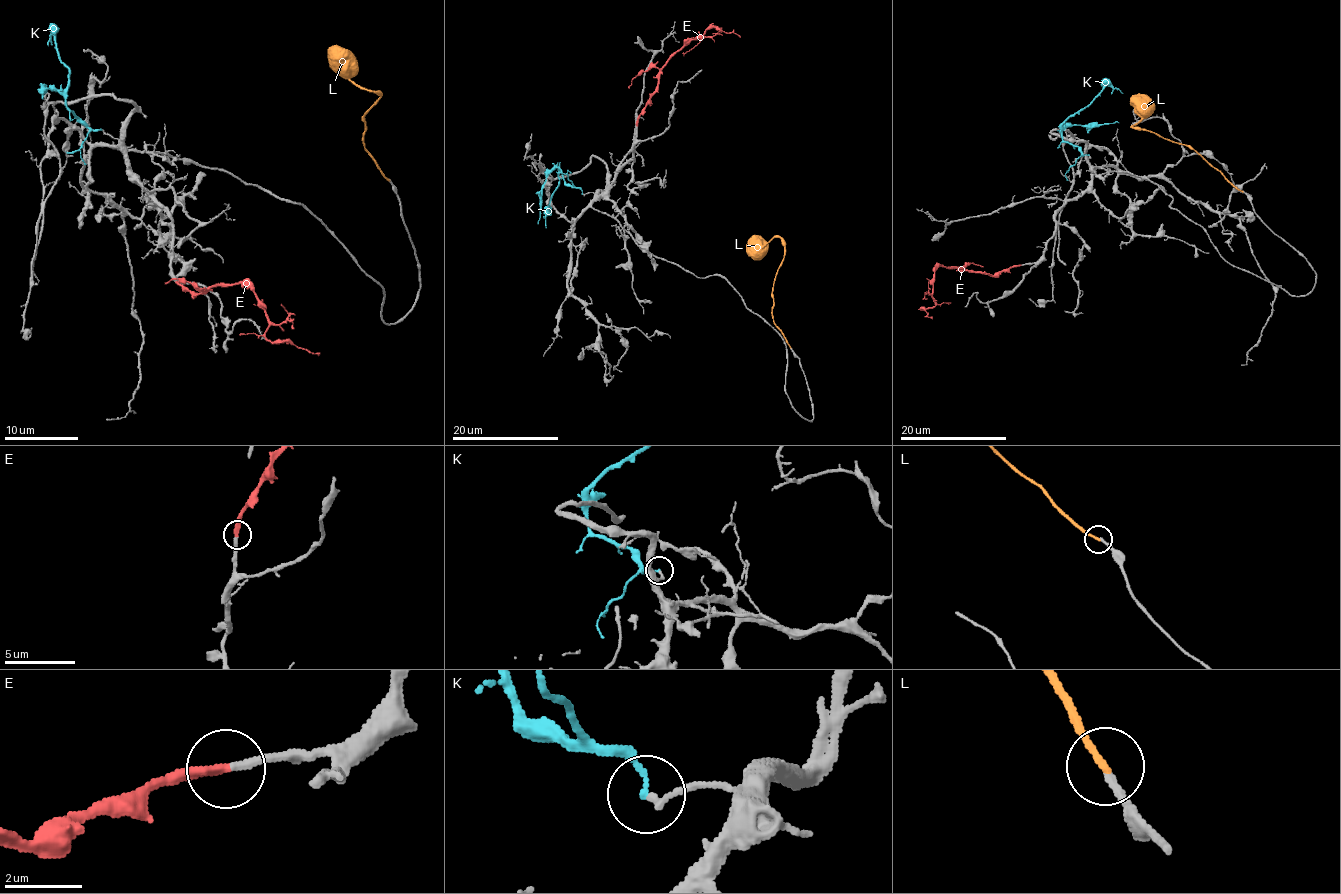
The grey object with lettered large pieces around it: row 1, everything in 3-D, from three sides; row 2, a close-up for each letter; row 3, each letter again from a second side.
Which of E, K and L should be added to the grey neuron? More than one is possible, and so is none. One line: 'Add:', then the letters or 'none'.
Add: E, L

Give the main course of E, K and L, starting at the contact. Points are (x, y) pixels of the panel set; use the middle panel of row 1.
E: (637, 125), (657, 85), (657, 73), (687, 44), (693, 39), (701, 40), (707, 29), (720, 28), (740, 37)
K: (583, 193), (564, 181), (563, 173), (556, 167), (559, 187), (551, 195), (549, 208), (545, 212), (547, 228)
L: (791, 347), (773, 320), (775, 277), (784, 259), (784, 243), (773, 237), (763, 247), (763, 253), (752, 251)

